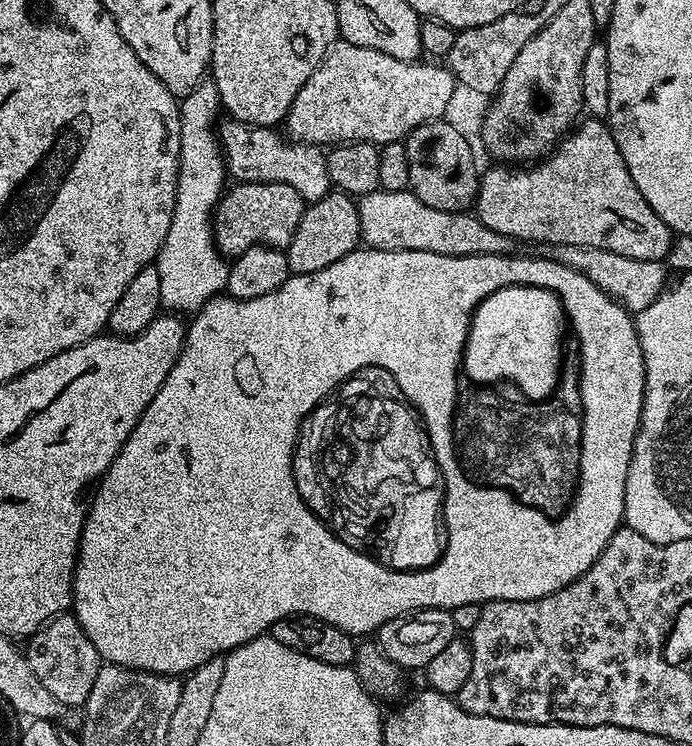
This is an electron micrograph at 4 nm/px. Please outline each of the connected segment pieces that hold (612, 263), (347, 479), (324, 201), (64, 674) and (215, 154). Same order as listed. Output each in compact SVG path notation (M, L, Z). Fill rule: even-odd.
M553 244L550 248L551 259L586 274L594 286L598 286L607 296L623 304L629 312L635 314L646 310L654 298L658 298L670 280L670 272L664 260L647 260L646 258L622 258L622 254L613 254L610 250L598 250L590 246L566 246Z
M362 368L355 378L349 378L340 385L338 391L327 402L320 405L315 412L312 413L310 420L311 423L316 423L316 433L313 434L312 440L316 443L316 485L312 488L312 496L307 497L308 507L312 509L312 513L317 516L318 519L323 520L329 528L336 530L339 529L340 524L340 508L349 508L352 513L348 516L348 528L339 529L338 535L342 542L346 542L352 548L355 548L364 553L365 556L372 557L373 560L380 561L385 568L390 568L398 572L419 572L421 568L430 568L442 555L442 536L436 533L436 524L438 528L438 521L442 516L442 505L444 502L444 489L438 486L438 469L436 466L430 466L430 468L412 468L414 476L420 472L420 480L374 480L374 470L370 472L370 478L364 478L364 480L352 480L352 468L362 468L358 466L360 464L360 458L366 456L368 460L368 466L370 466L370 460L376 462L378 458L384 456L386 468L392 468L394 464L394 474L396 474L396 466L404 466L404 462L400 460L402 454L432 454L432 446L428 443L428 434L424 430L423 423L416 411L403 396L399 394L393 394L388 396L391 392L397 391L394 378L384 368ZM360 428L368 428L368 436L364 436L364 440L360 440ZM336 444L344 444L344 448L340 448L340 456L336 456Z
M333 190L305 207L298 230L294 230L294 238L290 238L286 249L289 273L301 276L314 274L314 270L326 270L326 266L334 266L338 258L346 258L346 254L361 247L356 205L357 201L347 192Z
M61 614L49 620L33 636L27 637L26 644L30 670L38 674L38 682L42 682L42 686L46 686L46 690L50 690L58 702L84 705L90 698L90 690L94 690L94 678L98 678L102 661L94 642L86 638L86 630L82 630L75 615Z
M205 78L200 81L198 86L194 86L190 90L190 94L186 94L179 101L180 106L180 169L178 170L178 186L176 187L176 205L174 206L174 214L170 222L170 230L166 234L166 238L160 247L160 253L156 255L154 267L158 270L158 286L160 287L160 303L169 313L172 314L195 314L200 311L200 308L207 300L212 300L215 296L221 295L228 286L228 270L230 267L229 261L225 259L219 248L216 247L216 237L214 235L214 213L216 205L219 204L221 196L226 191L226 169L224 166L224 154L220 150L220 138L217 132L218 119L216 115L221 115L222 105L220 95L218 94L218 86L210 78Z

